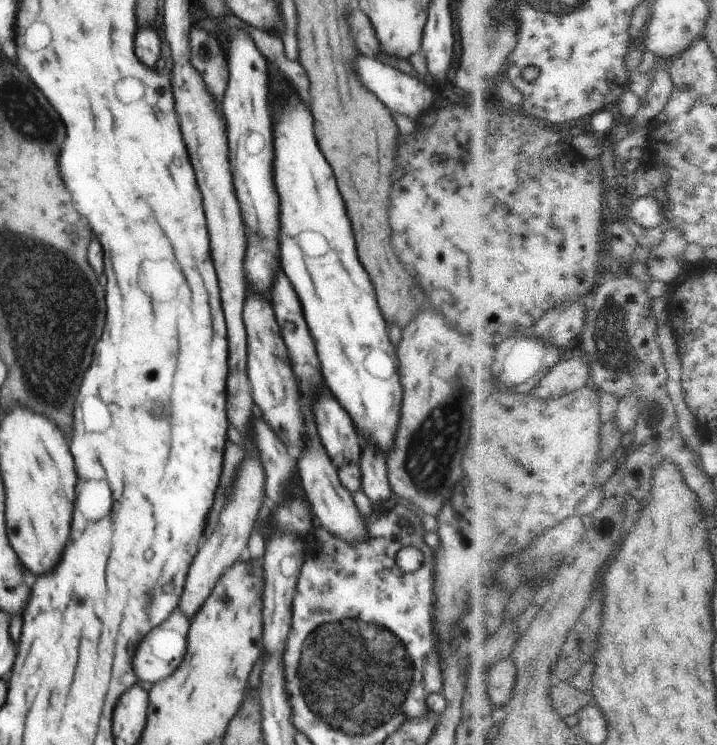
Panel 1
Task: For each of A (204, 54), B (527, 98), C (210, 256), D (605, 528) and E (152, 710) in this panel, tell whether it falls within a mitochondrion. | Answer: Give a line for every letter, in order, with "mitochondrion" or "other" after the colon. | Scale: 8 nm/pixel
A: mitochondrion
B: other
C: other
D: other
E: other

